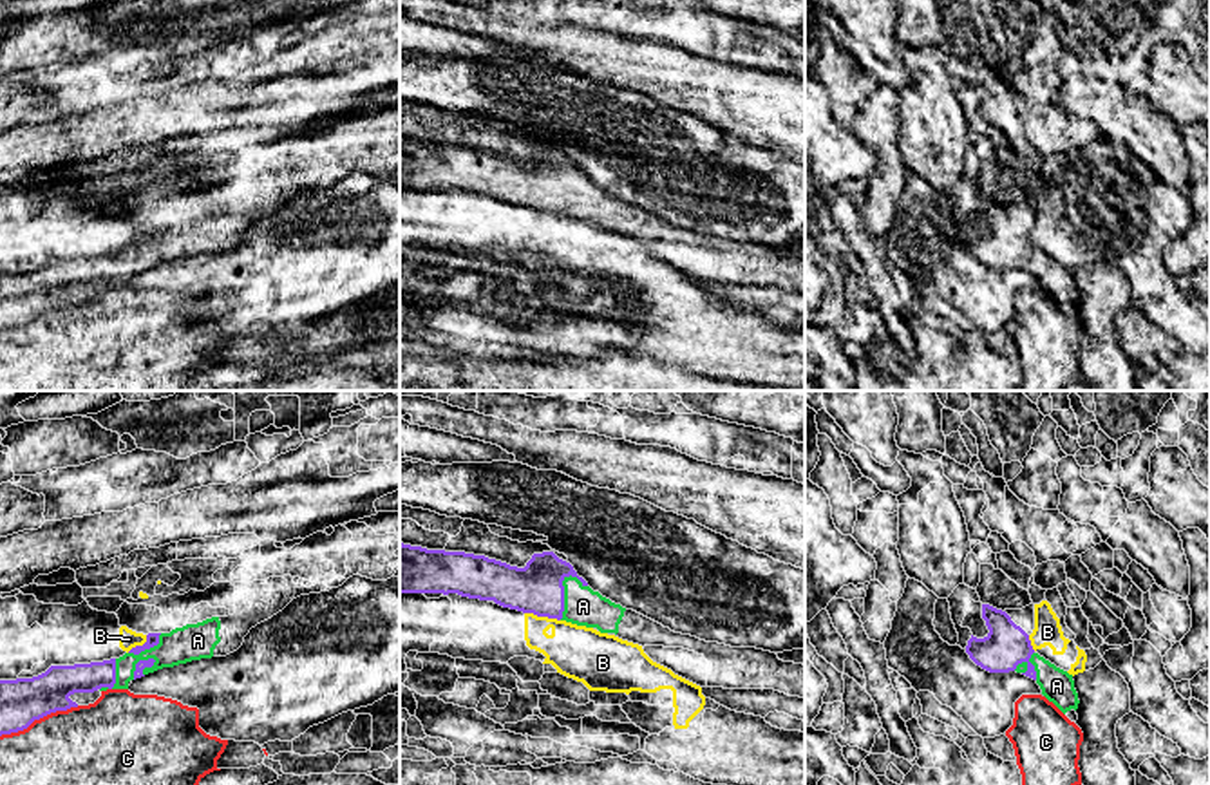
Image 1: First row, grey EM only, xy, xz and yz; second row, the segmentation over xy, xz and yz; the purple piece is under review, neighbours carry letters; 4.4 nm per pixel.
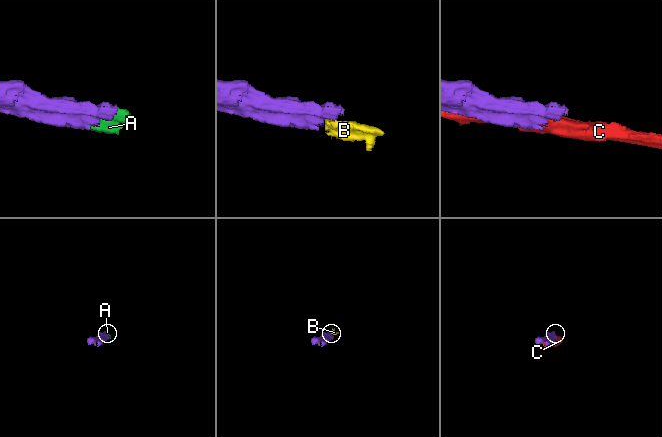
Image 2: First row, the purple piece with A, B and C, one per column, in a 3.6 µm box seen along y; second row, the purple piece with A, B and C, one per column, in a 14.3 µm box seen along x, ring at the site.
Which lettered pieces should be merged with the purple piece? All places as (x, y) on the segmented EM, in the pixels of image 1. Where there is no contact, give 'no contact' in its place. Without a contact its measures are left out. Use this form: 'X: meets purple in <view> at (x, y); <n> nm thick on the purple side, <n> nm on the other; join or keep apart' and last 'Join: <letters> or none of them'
A: meets purple in xz at (563, 597); 220 nm thick on the purple side, 170 nm on the other; join
B: meets purple in xz at (543, 615); 220 nm thick on the purple side, 240 nm on the other; keep apart
C: meets purple in xy at (38, 718); 200 nm thick on the purple side, 360 nm on the other; keep apart
Join: A

